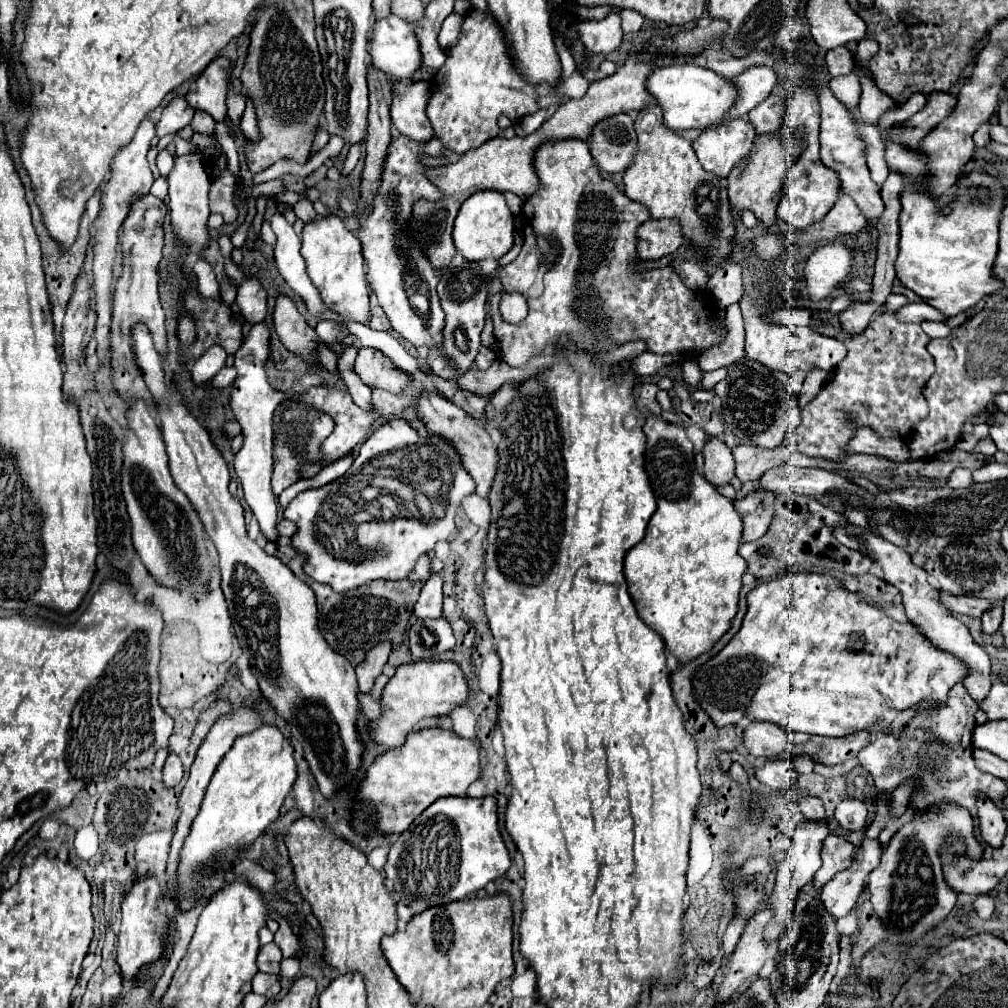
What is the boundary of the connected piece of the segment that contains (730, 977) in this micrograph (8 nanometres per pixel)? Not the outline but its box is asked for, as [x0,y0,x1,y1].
[714,907,778,1005]

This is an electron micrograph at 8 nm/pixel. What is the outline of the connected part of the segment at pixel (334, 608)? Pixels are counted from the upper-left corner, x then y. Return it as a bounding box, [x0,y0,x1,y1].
[274,547,430,667]

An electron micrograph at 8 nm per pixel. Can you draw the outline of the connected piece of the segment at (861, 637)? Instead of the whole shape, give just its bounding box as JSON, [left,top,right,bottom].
[694,573,966,737]

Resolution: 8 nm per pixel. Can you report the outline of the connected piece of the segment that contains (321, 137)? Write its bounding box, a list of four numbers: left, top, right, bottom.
[310,127,328,155]

